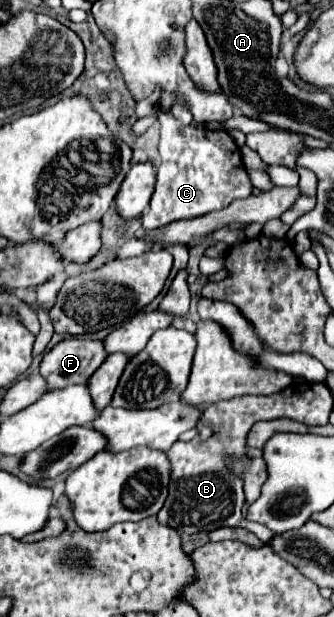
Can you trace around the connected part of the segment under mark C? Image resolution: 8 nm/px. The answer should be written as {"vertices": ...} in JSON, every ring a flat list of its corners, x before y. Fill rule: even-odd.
{"vertices":[[161,107,159,111,159,123,161,123,161,141,159,141,159,155,161,161,157,165,157,183,155,193,149,203,147,213,141,217,141,227,145,231,159,229,171,221,179,219,193,219,197,215,207,215,211,211,219,211,227,207,235,199,245,199,253,195,253,183,243,167,241,151,235,145,233,137,227,131,211,131,205,127,183,127,179,121,173,119,173,115]]}

